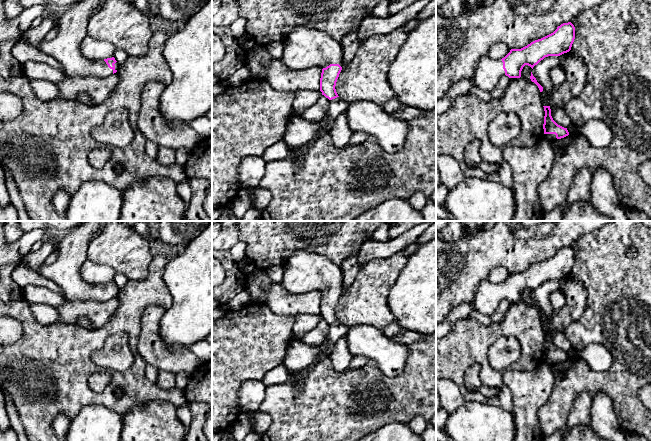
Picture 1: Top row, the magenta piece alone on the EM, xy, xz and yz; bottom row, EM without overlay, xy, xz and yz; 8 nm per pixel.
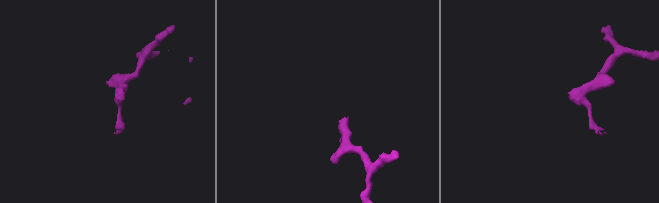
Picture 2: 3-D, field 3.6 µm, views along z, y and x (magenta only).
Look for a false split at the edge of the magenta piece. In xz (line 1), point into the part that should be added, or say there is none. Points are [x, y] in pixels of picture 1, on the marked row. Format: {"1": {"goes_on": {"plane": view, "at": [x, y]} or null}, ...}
{"1": {"goes_on": {"plane": "xz", "at": [305, 47]}}}

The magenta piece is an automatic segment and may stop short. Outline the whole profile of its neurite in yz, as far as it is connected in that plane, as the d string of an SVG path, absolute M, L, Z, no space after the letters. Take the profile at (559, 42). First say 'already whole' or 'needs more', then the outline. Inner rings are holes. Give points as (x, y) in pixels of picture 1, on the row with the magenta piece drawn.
needs more; M568 22L558 26L553 33L521 49L511 49L502 59L483 56L472 74L472 88L491 93L502 76L520 78L525 65L533 69L545 57L560 56L569 52L574 39L575 27Z

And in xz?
needs more; M311 27L293 28L284 41L281 62L290 70L322 69L320 91L329 100L338 96L335 86L342 70L342 45L324 31Z

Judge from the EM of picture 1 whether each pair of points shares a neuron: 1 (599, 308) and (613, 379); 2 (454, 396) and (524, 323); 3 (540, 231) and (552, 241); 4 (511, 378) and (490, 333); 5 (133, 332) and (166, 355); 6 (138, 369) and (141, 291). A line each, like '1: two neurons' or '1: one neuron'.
1: one neuron
2: two neurons
3: two neurons
4: two neurons
5: two neurons
6: one neuron

